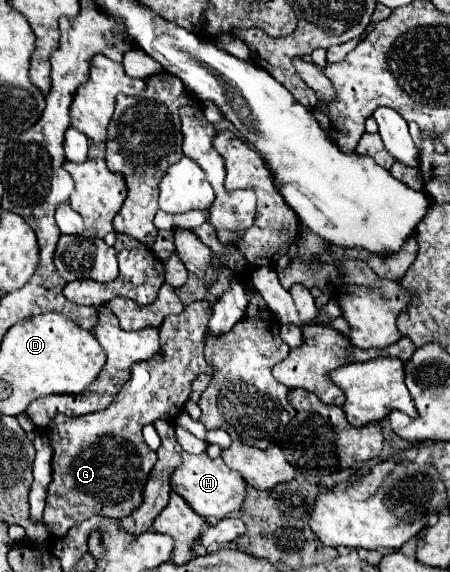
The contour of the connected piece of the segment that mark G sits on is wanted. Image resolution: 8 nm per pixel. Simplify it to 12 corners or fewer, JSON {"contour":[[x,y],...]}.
{"contour":[[212,305],[160,325],[156,357],[108,409],[56,415],[44,525],[142,505],[156,453],[142,427],[176,419],[204,359]]}

